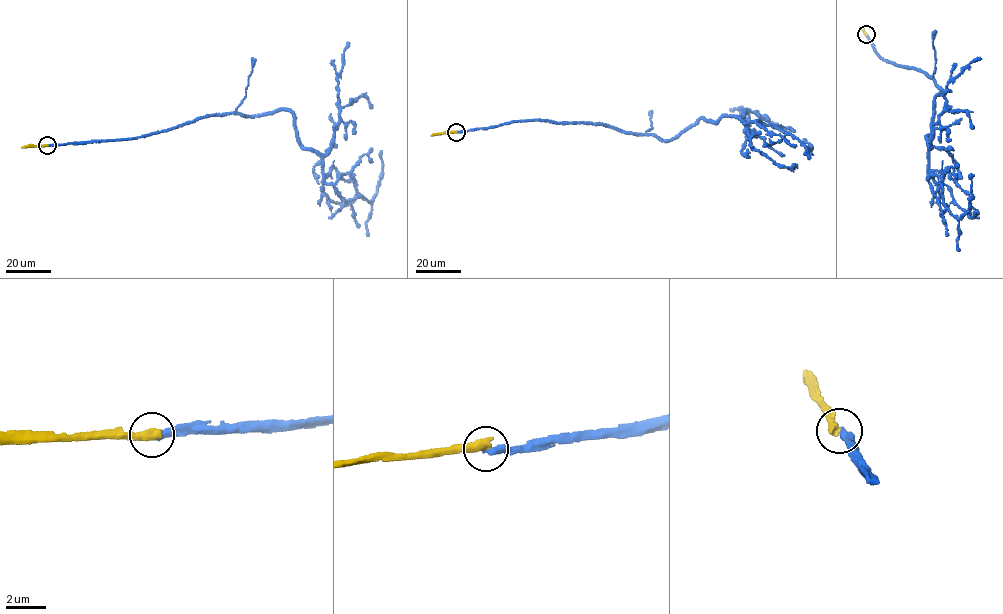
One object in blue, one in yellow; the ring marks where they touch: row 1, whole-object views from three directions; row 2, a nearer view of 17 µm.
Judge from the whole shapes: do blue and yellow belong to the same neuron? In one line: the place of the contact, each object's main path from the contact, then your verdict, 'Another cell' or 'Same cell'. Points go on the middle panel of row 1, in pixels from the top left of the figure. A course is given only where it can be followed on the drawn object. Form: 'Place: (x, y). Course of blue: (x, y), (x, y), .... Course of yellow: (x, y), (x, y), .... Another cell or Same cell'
Place: (456, 132). Course of blue: (455, 132), (545, 119), (665, 140), (700, 118), (714, 123), (727, 116), (790, 133), (810, 150), (804, 143). Course of yellow: (455, 132), (431, 135). Another cell

